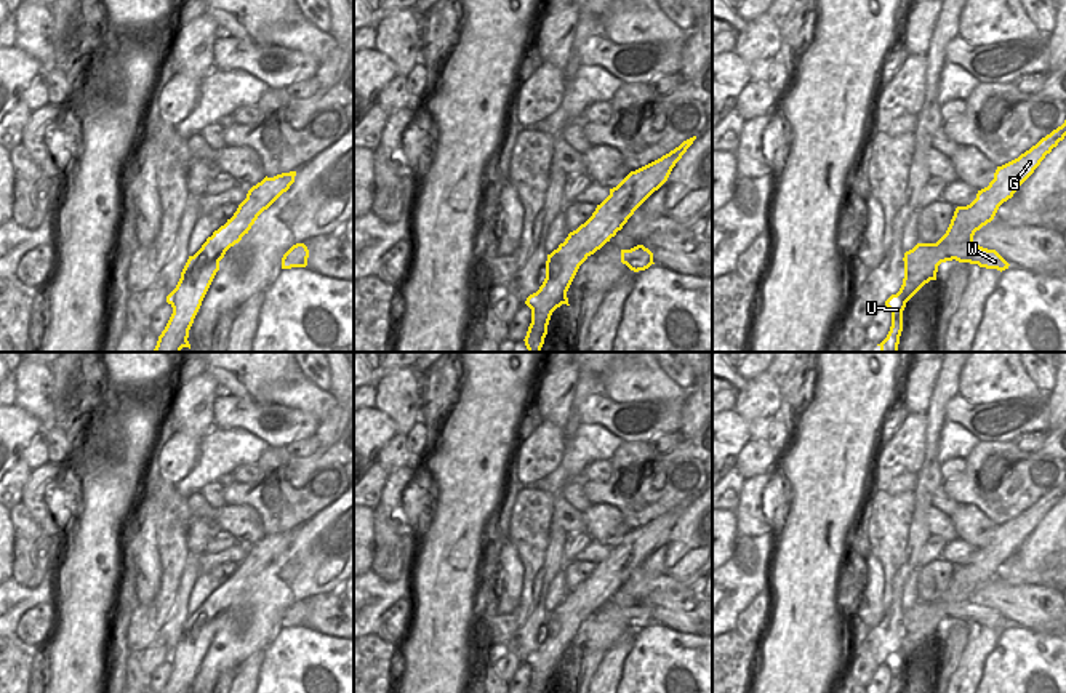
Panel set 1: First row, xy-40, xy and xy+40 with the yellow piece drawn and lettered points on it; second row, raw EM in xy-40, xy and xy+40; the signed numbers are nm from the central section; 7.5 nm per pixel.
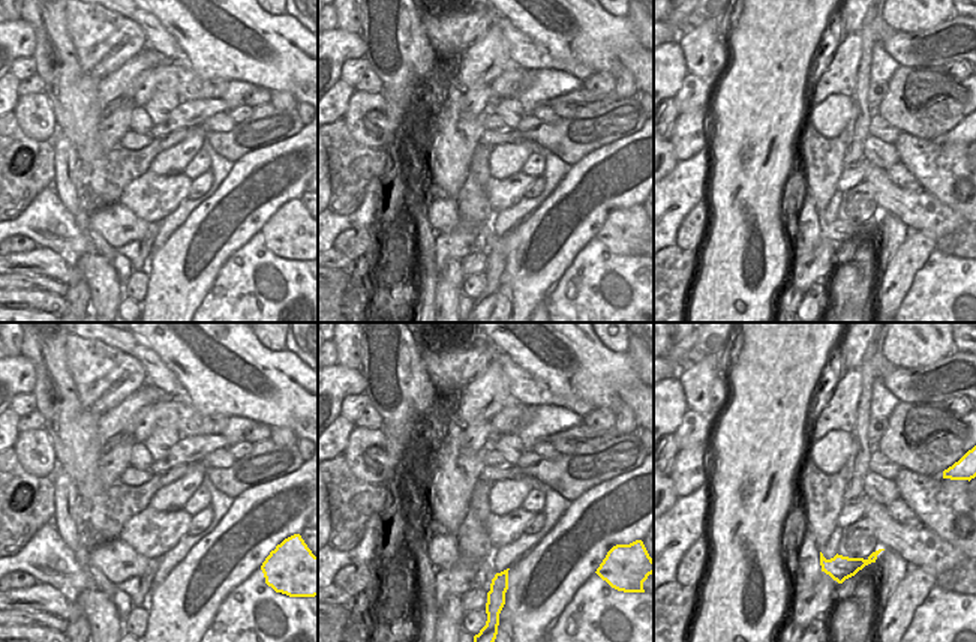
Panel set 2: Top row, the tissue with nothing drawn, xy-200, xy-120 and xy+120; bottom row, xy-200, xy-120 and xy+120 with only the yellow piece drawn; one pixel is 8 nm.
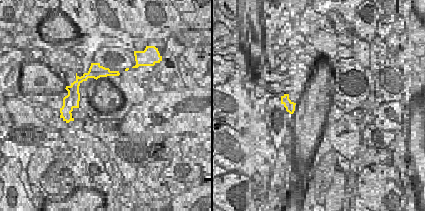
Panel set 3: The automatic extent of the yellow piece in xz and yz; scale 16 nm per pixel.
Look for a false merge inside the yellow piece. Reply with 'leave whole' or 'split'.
split

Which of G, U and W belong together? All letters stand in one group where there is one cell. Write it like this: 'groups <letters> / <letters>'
groups G U / W

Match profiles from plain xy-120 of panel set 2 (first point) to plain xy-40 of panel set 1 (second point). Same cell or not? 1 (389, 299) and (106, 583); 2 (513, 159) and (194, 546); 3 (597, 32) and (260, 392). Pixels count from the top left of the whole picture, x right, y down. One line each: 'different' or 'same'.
1: same
2: same
3: same

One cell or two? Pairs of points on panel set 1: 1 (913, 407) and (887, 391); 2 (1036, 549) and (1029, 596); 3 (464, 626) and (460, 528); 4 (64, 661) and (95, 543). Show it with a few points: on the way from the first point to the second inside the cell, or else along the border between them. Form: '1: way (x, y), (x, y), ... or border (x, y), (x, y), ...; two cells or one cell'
1: border (900, 386), (900, 396), (895, 404); two cells
2: border (994, 576), (1007, 583), (1044, 584); two cells
3: way (460, 602), (460, 552); one cell
4: way (80, 632), (87, 572); one cell

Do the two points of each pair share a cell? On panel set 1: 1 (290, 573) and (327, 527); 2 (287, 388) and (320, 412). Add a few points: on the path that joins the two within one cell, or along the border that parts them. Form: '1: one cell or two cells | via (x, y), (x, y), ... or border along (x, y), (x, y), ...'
1: one cell | via (301, 562), (325, 538)
2: one cell | via (295, 392), (303, 394), (312, 404)

